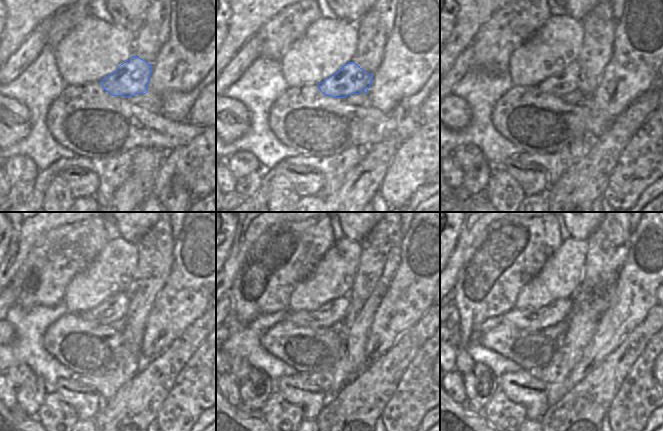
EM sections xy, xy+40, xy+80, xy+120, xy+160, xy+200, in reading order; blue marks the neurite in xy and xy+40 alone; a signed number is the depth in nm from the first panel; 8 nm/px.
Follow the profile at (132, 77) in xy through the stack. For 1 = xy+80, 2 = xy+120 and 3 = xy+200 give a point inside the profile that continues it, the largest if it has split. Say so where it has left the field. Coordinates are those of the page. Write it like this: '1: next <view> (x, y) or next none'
1: next xy+80 (566, 81)
2: next xy+120 (115, 307)
3: next xy+200 (531, 320)

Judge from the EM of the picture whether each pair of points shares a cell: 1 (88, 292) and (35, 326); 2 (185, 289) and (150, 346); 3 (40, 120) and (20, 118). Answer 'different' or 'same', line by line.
1: different
2: same
3: different

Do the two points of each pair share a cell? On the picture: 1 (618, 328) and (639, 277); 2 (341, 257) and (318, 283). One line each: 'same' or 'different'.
1: same
2: same

